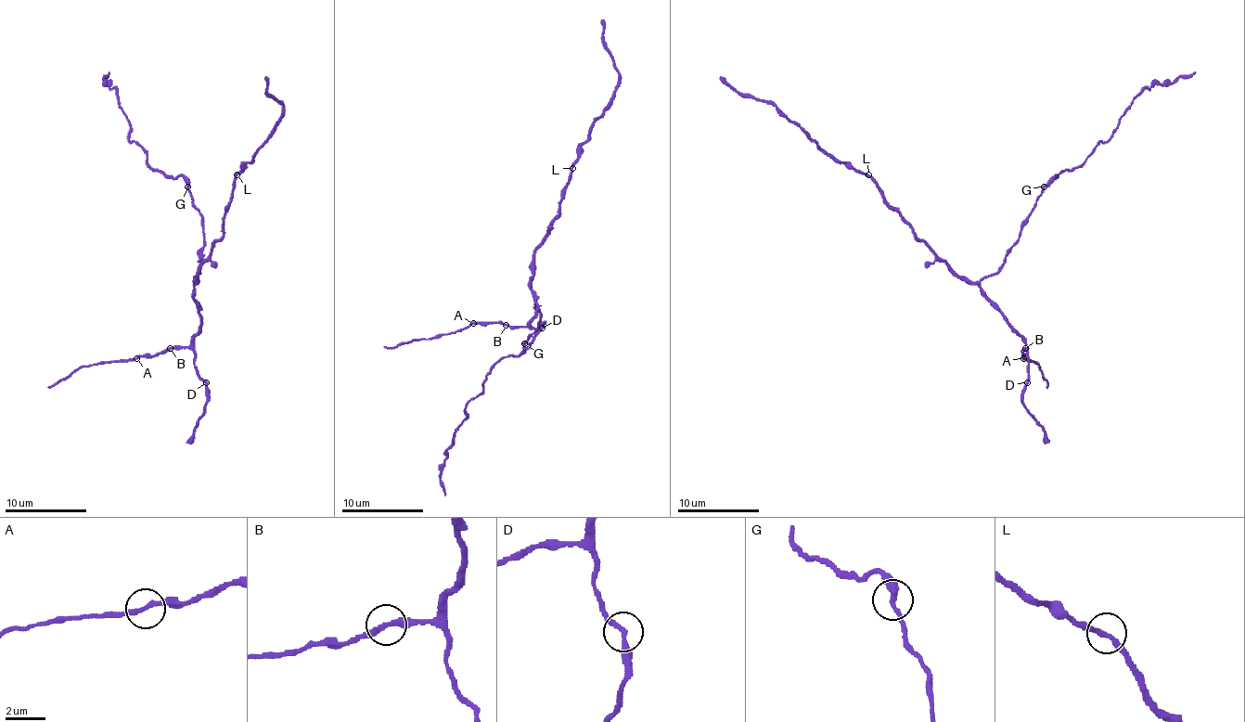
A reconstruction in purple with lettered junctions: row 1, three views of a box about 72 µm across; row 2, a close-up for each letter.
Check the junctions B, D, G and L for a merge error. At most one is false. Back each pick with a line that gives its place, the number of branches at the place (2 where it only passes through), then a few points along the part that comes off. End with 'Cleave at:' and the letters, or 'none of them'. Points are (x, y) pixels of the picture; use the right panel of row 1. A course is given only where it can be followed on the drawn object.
B: at (1025, 348); 2 branches meet; foreign part runs (1025, 348), (1023, 356), (1039, 367), (1047, 382), (1046, 386)
Cleave at: B

